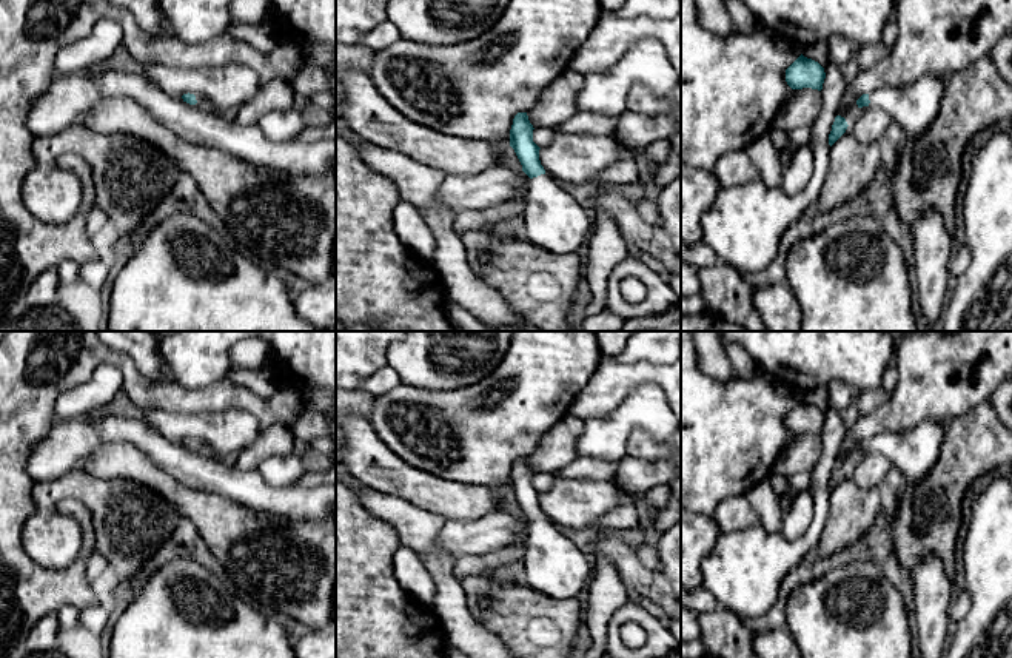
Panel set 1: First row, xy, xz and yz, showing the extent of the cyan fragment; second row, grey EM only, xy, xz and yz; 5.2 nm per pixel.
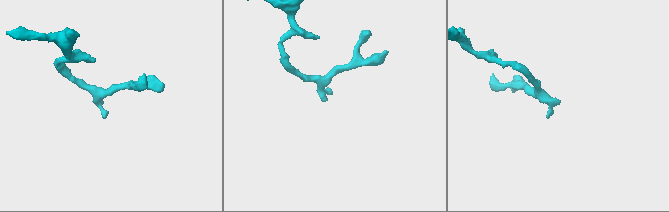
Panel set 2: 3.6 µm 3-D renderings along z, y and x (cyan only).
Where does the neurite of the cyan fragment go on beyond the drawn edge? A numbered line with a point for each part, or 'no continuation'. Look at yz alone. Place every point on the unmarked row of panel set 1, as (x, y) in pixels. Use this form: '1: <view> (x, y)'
1: yz (915, 452)

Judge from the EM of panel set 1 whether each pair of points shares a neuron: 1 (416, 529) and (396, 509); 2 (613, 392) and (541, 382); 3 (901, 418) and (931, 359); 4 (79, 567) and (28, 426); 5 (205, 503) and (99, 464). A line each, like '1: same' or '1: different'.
1: same
2: different
3: same
4: same
5: same

